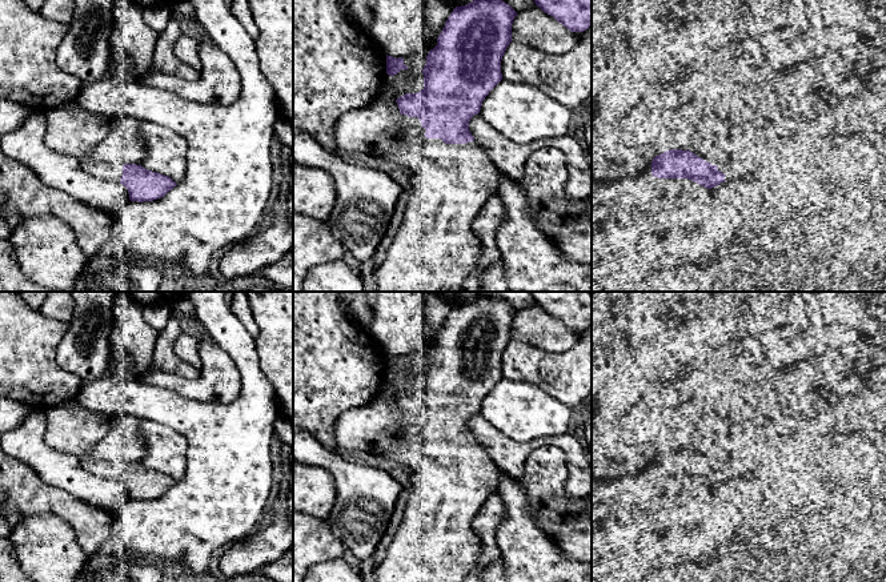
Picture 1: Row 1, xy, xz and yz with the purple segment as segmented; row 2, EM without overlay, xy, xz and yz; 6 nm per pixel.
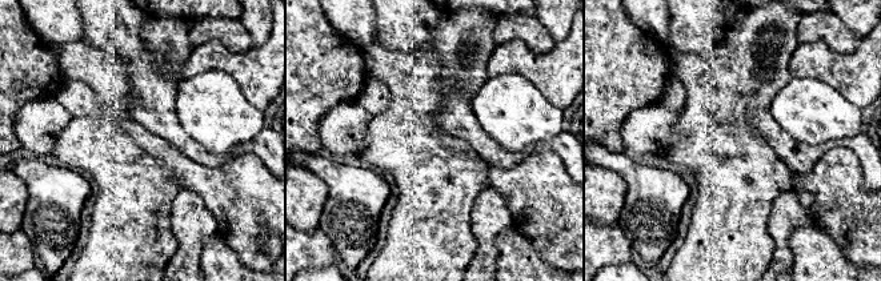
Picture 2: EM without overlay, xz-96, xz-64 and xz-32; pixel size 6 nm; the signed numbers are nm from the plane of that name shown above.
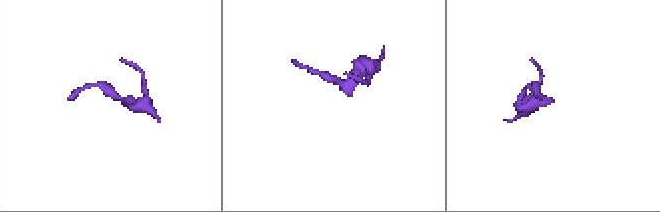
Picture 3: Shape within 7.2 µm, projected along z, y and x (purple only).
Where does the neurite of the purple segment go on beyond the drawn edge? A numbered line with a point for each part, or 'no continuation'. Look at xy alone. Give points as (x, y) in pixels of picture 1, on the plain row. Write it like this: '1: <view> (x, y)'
1: xy (75, 430)

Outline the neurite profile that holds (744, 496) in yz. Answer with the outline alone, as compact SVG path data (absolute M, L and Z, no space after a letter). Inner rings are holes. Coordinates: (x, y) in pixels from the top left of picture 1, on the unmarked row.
M725 479L710 487L714 506L727 505L745 522L759 507L763 487L750 479Z

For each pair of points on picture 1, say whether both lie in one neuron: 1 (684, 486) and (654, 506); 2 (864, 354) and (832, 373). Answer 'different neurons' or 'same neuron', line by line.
1: same neuron
2: same neuron

